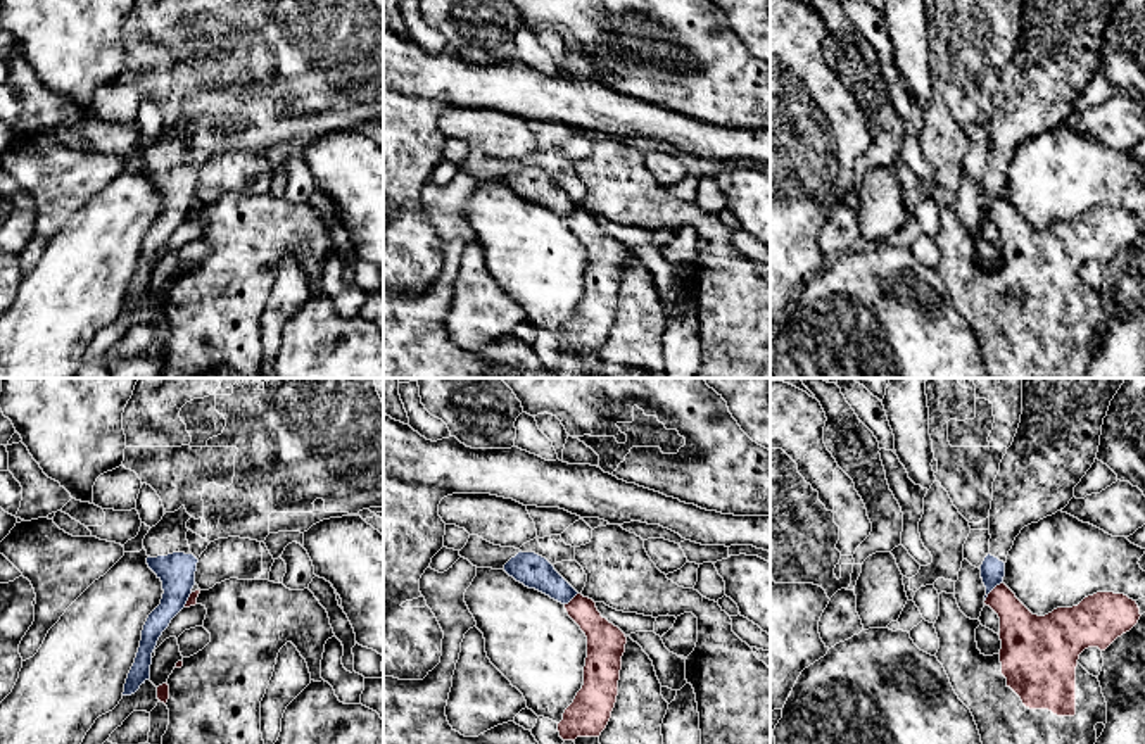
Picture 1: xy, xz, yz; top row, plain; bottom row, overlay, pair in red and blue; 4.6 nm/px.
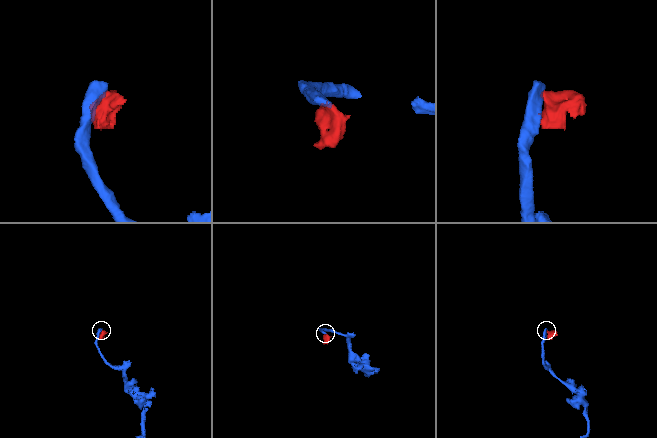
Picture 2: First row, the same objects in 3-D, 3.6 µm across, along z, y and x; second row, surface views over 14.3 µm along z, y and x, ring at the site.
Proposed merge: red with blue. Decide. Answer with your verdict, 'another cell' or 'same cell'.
another cell

